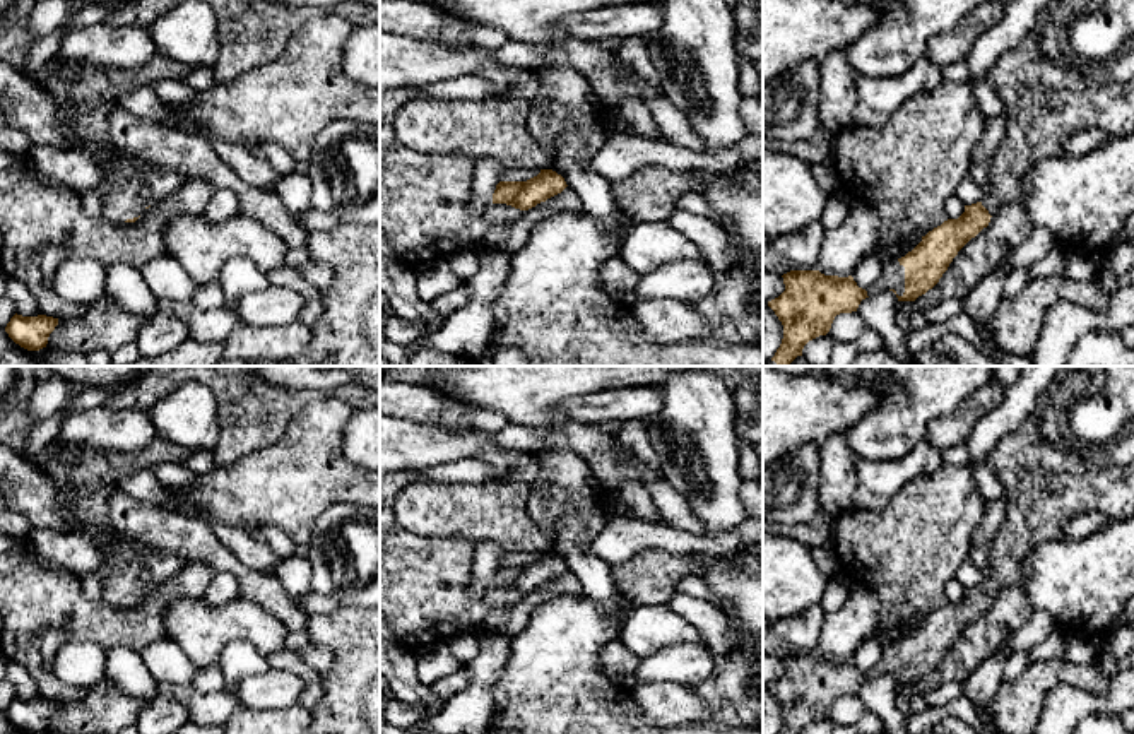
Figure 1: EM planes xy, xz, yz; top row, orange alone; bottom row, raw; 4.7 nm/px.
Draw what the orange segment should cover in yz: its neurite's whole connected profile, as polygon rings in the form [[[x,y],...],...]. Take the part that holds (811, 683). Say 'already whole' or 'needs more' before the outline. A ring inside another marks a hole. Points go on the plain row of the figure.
already whole | [[[790,654],[782,660],[785,674],[768,684],[783,708],[777,734],[802,734],[809,724],[830,715],[836,698],[857,695],[860,684],[869,681],[852,659]]]

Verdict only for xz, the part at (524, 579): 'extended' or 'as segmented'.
extended

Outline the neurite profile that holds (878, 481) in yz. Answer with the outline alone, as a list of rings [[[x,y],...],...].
[[[920,441],[908,455],[895,460],[871,462],[857,459],[859,484],[852,508],[881,510],[908,481],[934,472],[942,462],[942,450]]]

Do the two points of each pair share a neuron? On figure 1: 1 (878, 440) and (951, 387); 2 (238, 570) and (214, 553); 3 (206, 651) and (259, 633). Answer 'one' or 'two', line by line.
1: one
2: one
3: one

